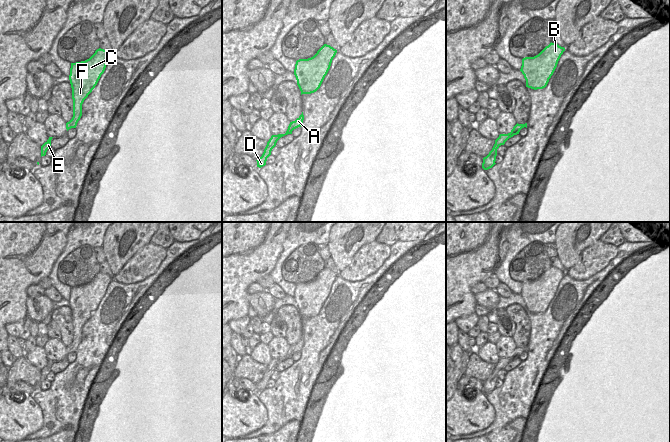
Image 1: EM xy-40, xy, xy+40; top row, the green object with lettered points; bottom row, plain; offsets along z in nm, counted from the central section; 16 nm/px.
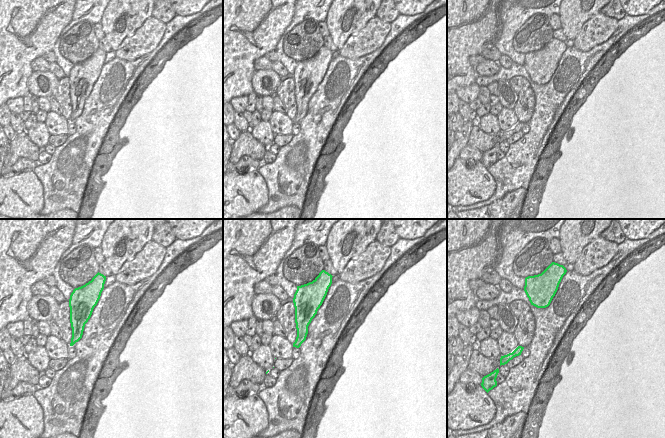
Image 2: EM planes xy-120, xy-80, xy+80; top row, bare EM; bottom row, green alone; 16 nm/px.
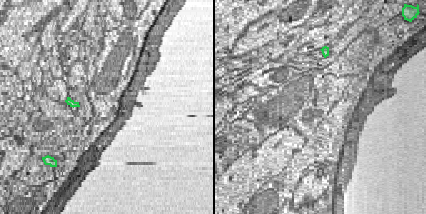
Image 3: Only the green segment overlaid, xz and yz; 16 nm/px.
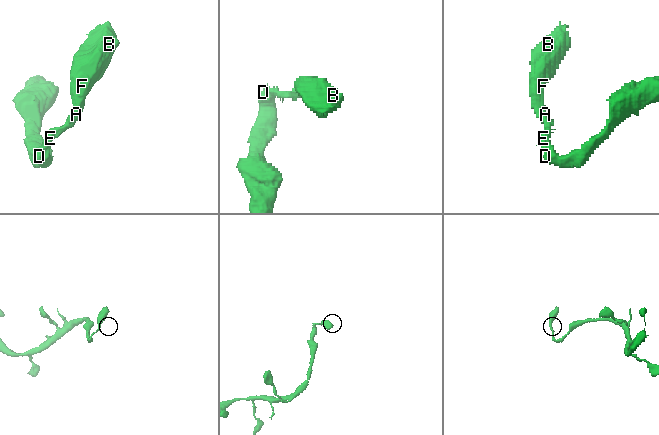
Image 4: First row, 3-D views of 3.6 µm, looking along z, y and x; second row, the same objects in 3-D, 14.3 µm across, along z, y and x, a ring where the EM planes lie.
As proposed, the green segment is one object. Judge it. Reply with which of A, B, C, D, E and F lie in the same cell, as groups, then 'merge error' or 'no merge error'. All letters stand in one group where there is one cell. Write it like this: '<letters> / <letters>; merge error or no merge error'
A B C D E F; no merge error

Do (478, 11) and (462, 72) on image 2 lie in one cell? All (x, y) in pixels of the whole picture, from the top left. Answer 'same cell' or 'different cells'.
same cell

